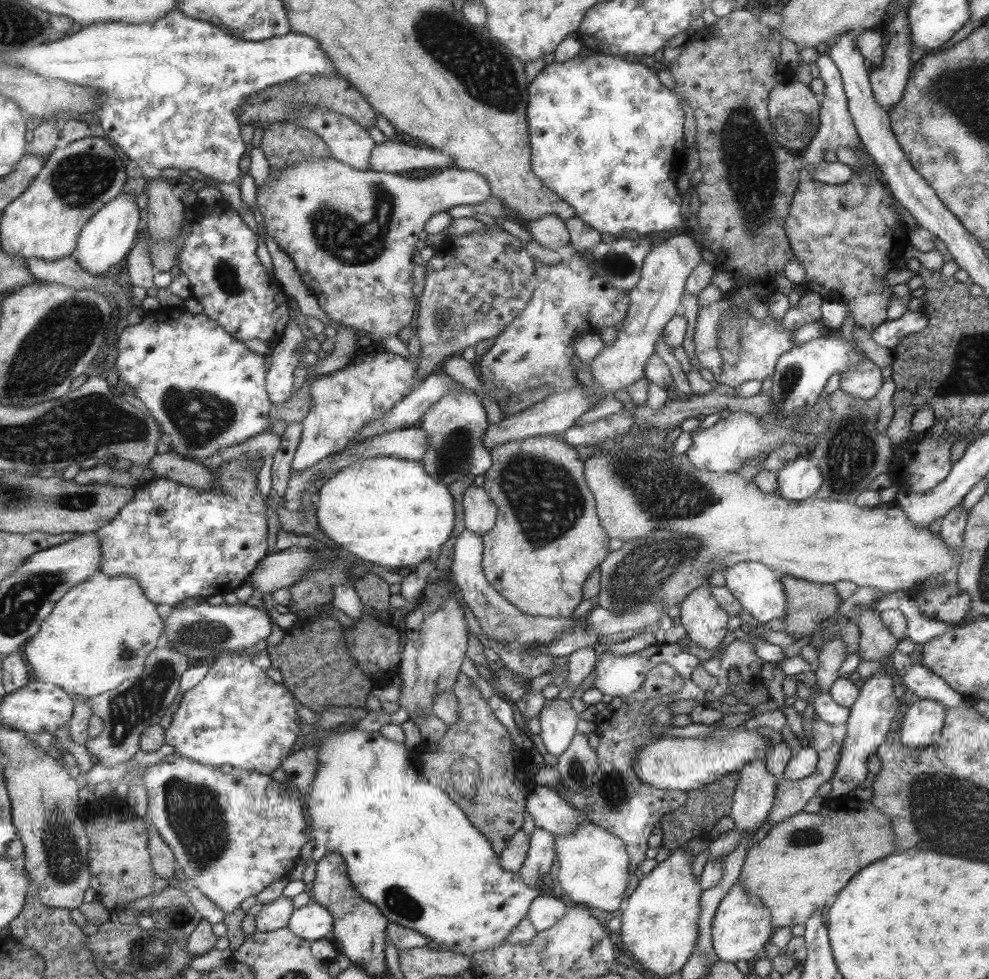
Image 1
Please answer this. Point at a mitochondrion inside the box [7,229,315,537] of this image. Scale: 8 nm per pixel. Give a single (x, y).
(51, 350)

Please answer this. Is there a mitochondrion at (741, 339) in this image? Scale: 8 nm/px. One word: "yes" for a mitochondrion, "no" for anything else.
no

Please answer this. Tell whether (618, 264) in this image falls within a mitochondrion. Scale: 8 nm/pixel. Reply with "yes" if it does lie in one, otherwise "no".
yes

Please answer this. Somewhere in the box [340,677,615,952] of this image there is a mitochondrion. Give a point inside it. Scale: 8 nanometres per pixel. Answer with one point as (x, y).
(398, 901)

